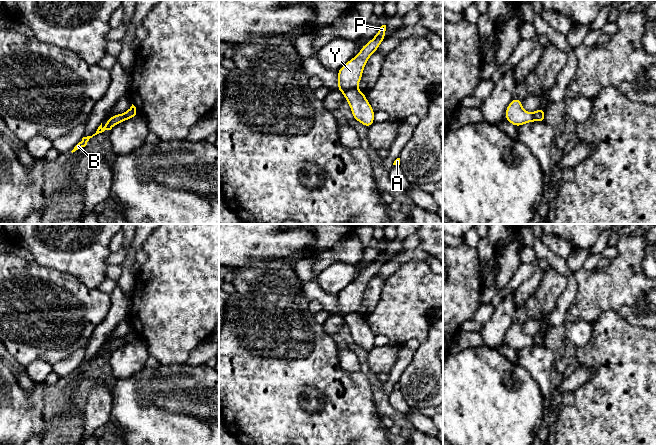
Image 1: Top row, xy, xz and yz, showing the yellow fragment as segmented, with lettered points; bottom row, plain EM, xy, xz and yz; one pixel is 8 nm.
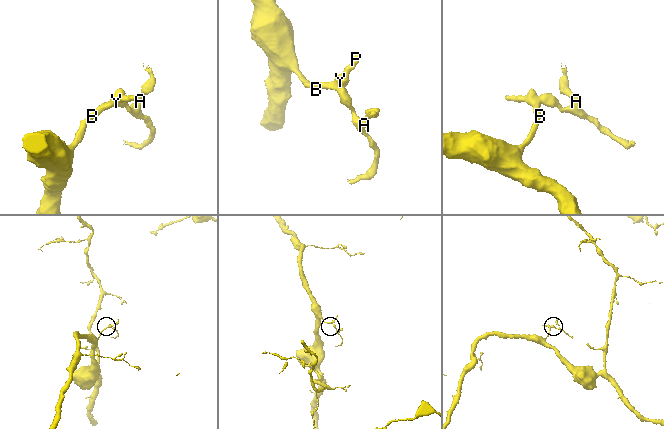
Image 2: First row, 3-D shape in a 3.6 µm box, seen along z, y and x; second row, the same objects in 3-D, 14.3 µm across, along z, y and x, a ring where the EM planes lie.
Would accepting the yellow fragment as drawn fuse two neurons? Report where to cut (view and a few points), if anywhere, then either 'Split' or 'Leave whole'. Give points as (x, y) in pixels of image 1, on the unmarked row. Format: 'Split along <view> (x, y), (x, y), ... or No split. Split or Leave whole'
Split along xz (356, 311), (347, 313), (343, 317). Split

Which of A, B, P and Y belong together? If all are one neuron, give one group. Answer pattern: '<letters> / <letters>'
A / B P Y

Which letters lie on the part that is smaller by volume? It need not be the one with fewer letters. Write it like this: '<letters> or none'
A

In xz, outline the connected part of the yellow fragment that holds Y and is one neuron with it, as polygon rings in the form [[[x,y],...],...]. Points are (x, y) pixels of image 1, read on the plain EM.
[[[382,249],[367,268],[363,269],[358,279],[350,283],[338,295],[338,314],[342,317],[357,312],[362,303],[363,293],[369,281],[376,276],[381,266],[386,262],[386,249]]]

